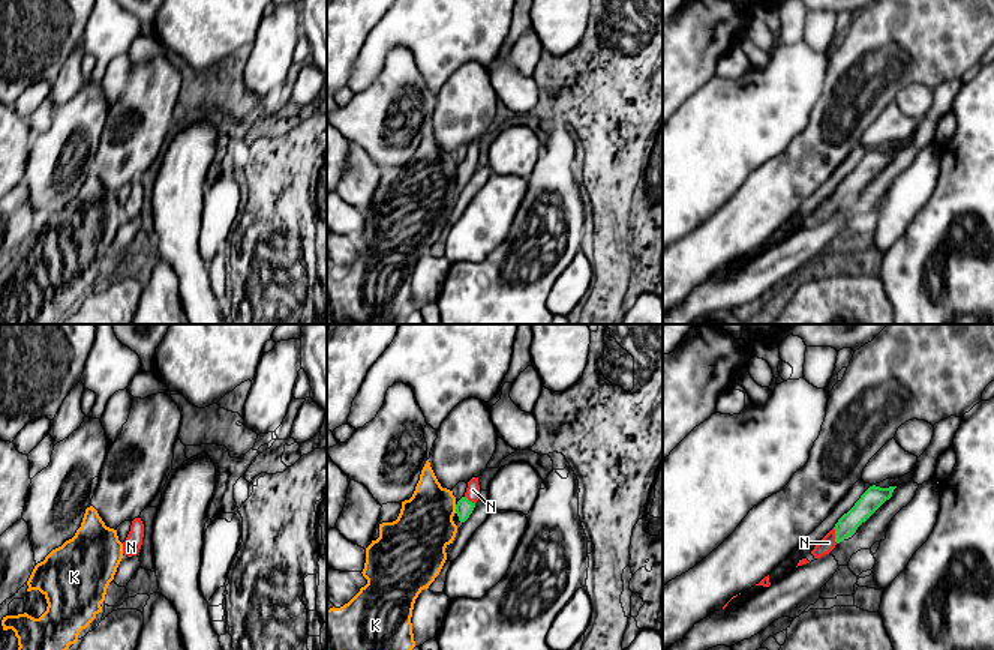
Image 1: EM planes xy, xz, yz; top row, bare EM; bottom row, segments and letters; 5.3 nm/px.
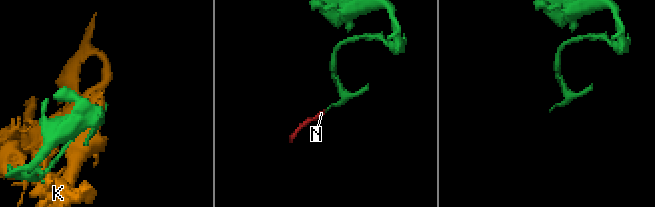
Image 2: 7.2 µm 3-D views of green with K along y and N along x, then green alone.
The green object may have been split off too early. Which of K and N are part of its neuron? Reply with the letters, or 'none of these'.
N

